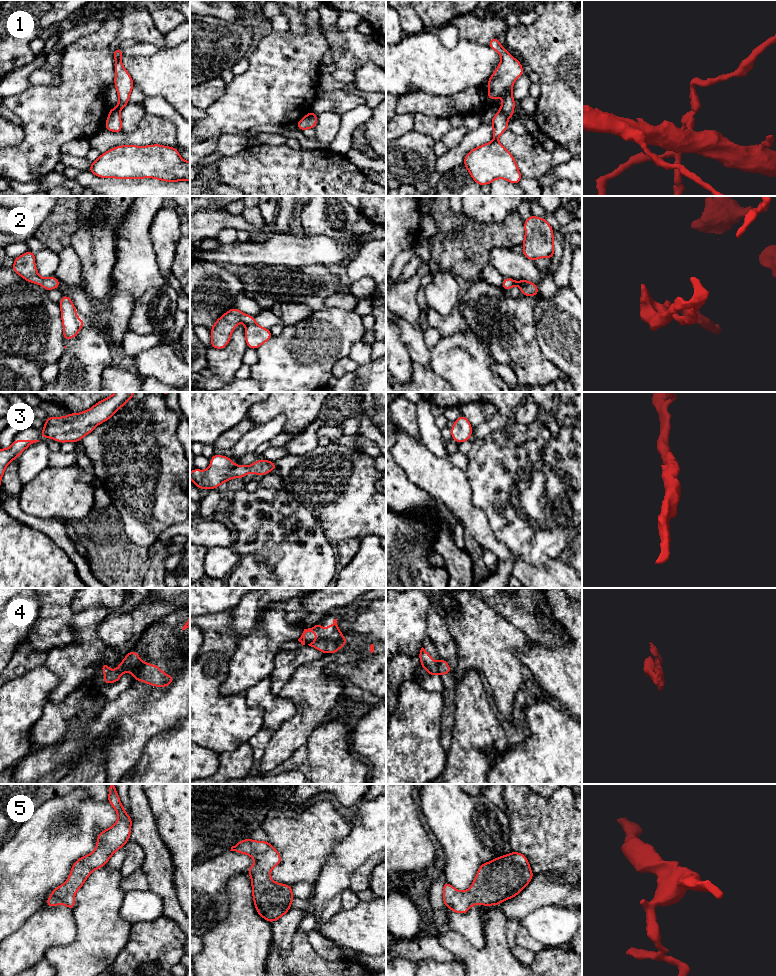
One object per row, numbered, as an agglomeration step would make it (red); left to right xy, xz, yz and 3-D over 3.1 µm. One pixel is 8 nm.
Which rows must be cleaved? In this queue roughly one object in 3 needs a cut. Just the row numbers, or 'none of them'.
1, 4

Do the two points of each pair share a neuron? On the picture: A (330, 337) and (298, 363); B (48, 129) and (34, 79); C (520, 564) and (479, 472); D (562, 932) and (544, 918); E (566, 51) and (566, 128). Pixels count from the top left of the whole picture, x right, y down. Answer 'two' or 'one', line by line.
A: one
B: two
C: two
D: one
E: one

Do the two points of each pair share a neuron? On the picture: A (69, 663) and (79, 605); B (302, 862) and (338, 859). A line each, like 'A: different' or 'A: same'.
A: same
B: different

